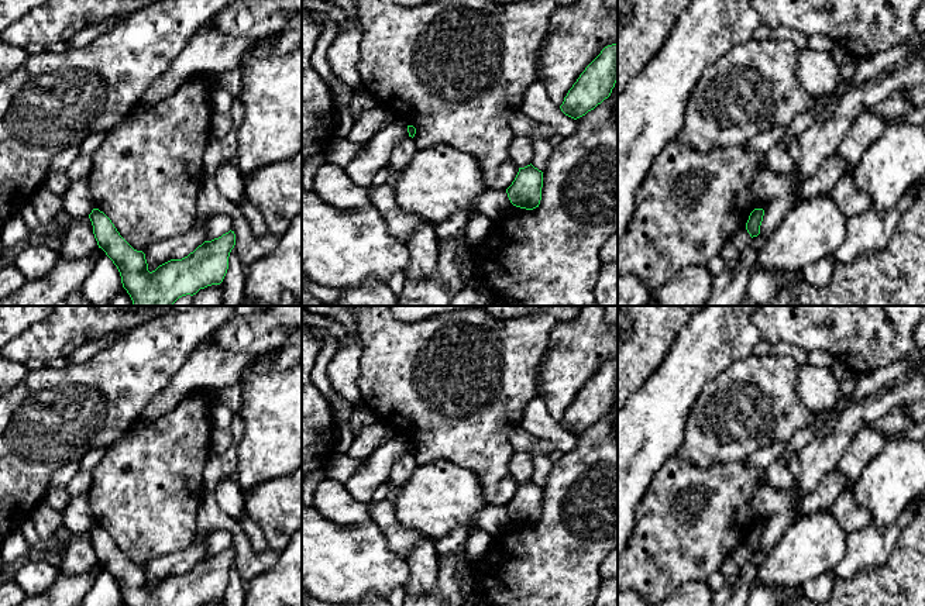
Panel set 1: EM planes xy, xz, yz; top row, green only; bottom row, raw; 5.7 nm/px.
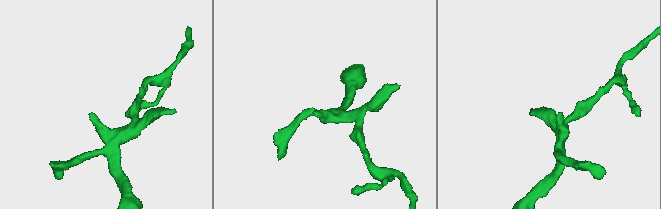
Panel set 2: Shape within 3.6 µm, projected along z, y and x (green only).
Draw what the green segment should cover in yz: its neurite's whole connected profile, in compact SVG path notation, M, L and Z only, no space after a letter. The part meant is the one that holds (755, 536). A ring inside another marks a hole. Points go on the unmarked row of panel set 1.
M754 524L750 531L749 536L746 538L746 545L750 550L750 552L757 552L760 550L760 541L763 537L763 531L764 531L764 526L763 524Z

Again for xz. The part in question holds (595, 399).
M618 359L605 362L568 406L561 427L577 435L608 414L618 397Z

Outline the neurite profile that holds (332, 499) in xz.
M330 478L319 482L310 505L338 524L361 524L371 520L369 503L355 502L345 485Z

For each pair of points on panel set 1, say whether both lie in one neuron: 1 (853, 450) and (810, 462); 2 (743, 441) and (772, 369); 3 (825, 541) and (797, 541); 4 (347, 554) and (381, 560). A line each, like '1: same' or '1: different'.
1: different
2: same
3: same
4: same

